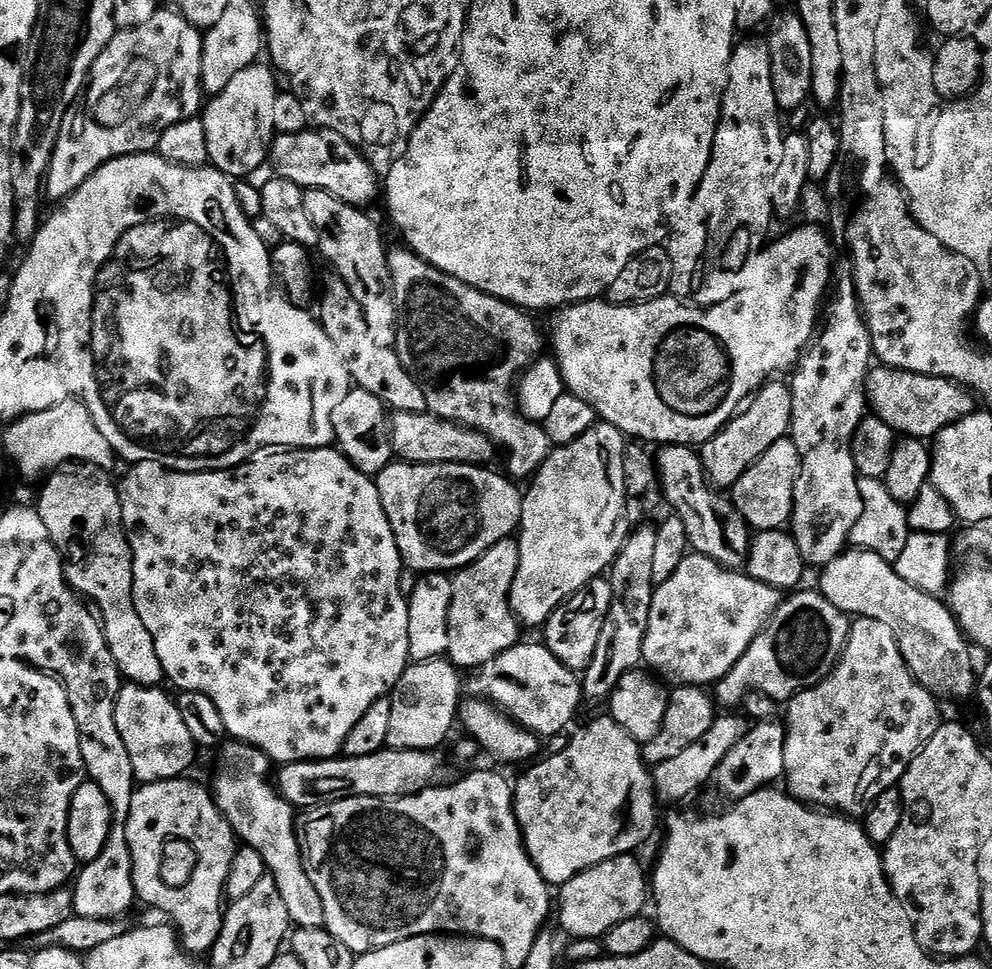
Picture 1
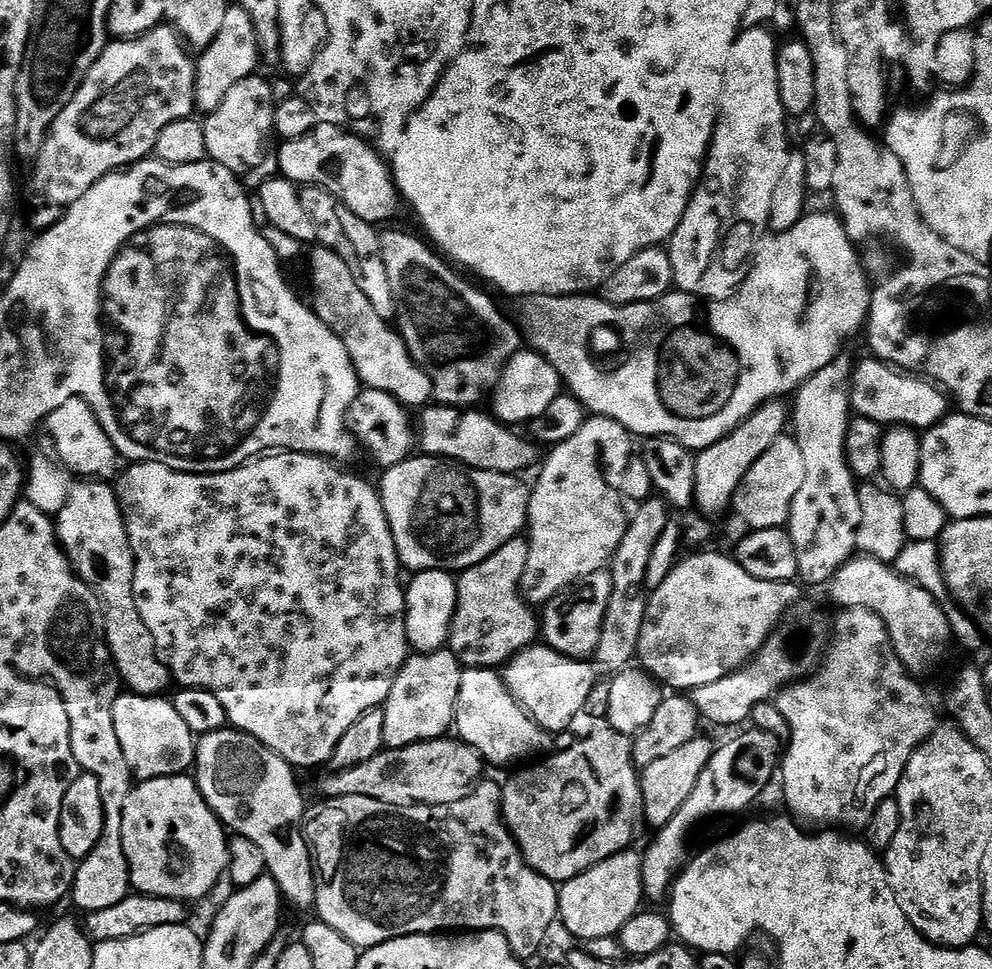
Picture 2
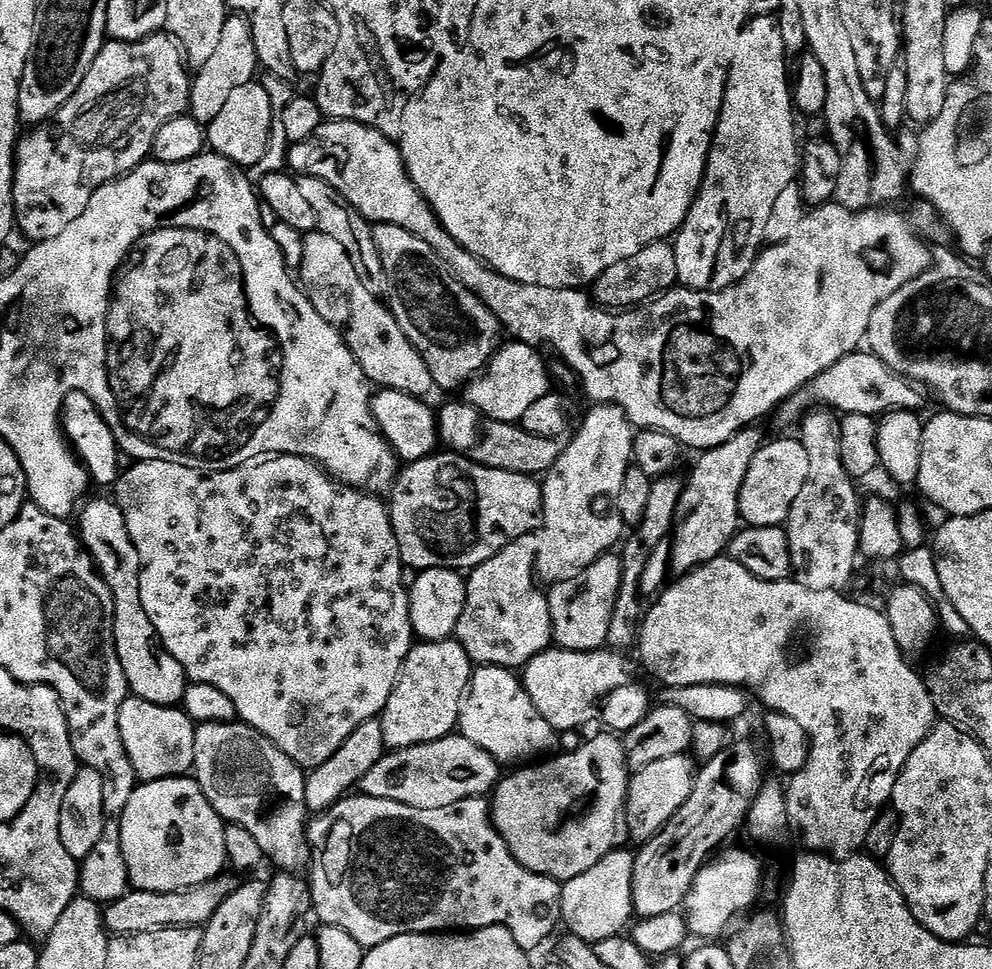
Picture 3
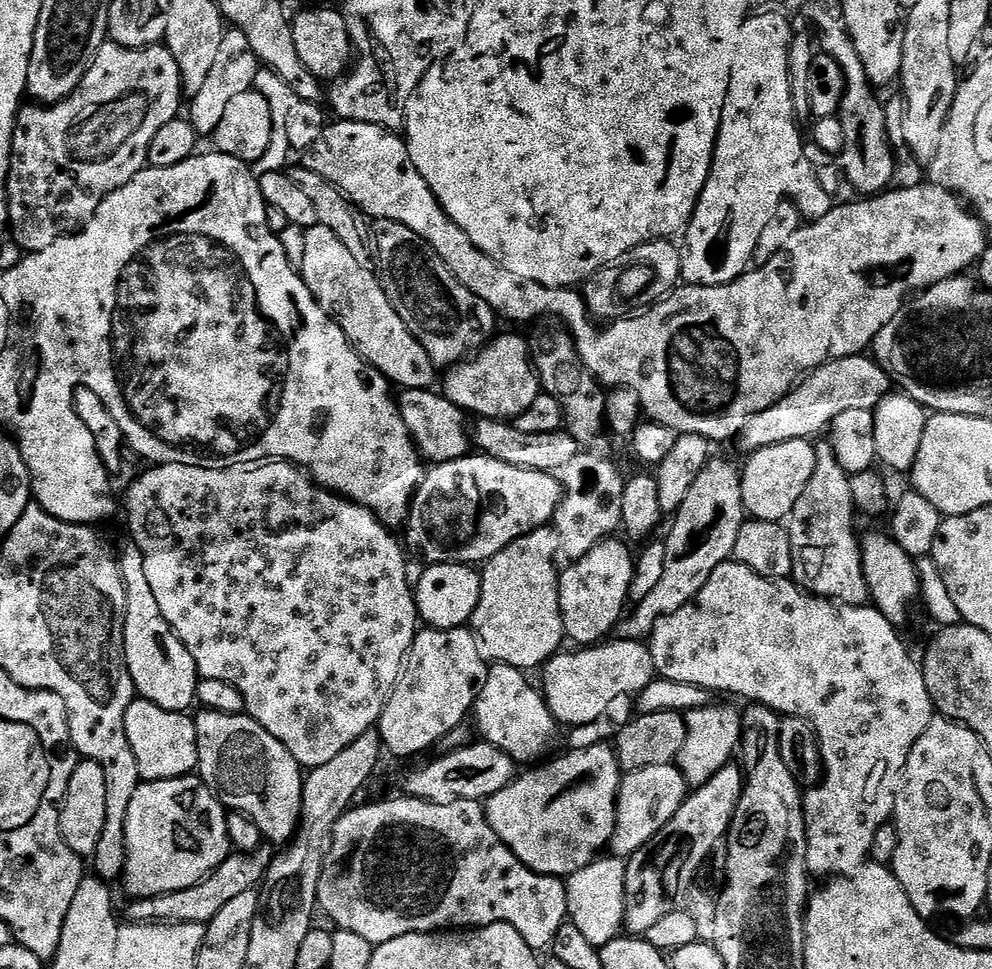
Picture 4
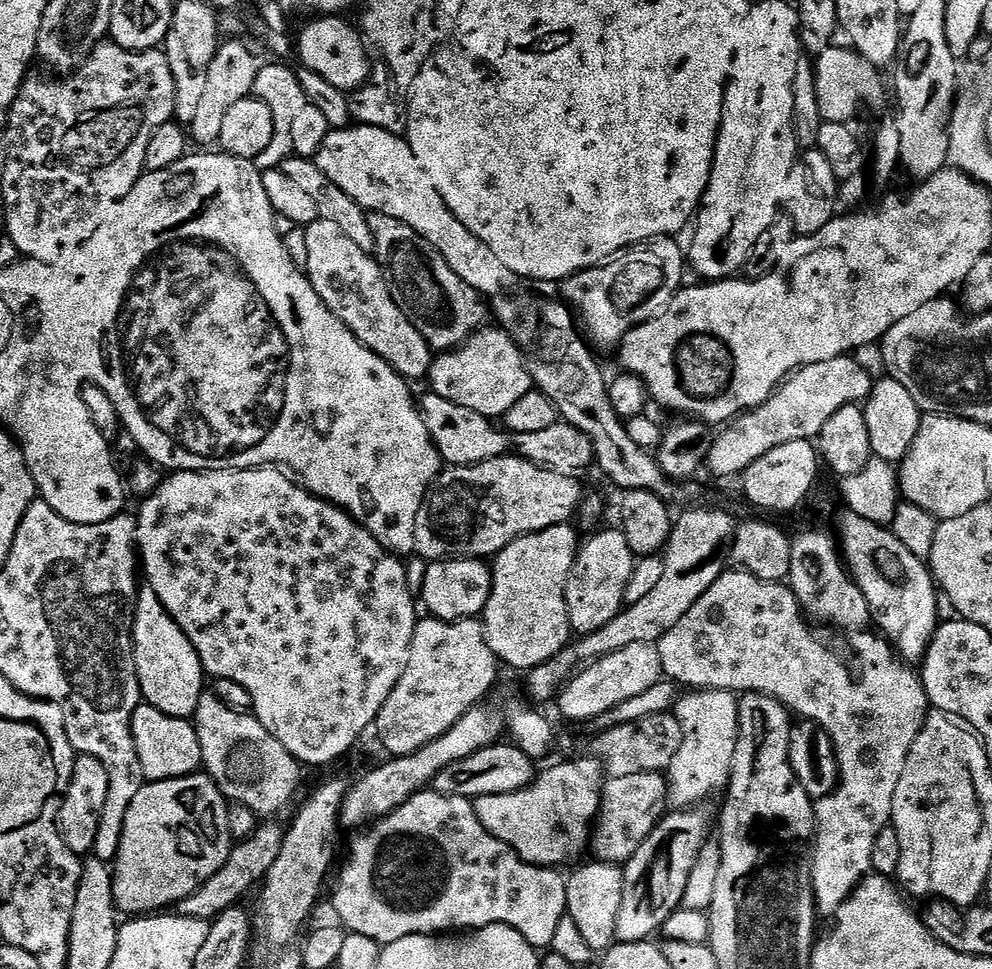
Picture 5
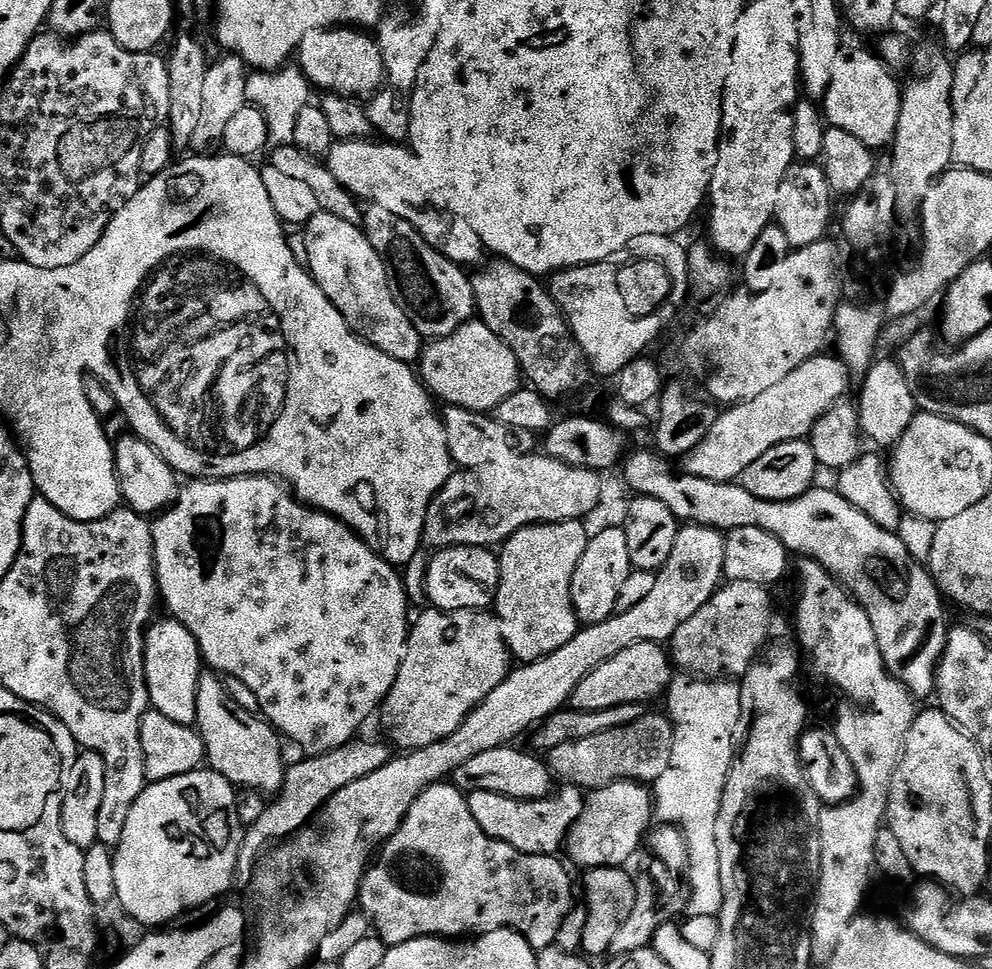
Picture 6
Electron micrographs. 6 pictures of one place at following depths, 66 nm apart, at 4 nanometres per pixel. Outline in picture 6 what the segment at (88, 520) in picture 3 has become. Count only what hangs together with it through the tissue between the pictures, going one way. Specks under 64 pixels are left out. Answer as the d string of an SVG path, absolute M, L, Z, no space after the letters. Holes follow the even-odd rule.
M157 619L149 627L144 642L144 665L148 683L148 703L155 711L166 714L173 722L189 726L196 723L198 682L202 675L202 661L198 642L186 626L178 621Z

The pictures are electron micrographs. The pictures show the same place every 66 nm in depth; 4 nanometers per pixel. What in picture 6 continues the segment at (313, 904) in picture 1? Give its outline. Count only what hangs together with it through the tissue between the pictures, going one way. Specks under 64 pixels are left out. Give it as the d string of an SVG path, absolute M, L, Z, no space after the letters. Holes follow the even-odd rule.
M211 670L205 671L198 682L194 727L204 743L206 760L211 771L222 774L240 790L261 794L275 794L280 791L286 767L284 752L280 749L281 737L257 713L242 710L242 706L238 706L238 702L230 698L227 683Z

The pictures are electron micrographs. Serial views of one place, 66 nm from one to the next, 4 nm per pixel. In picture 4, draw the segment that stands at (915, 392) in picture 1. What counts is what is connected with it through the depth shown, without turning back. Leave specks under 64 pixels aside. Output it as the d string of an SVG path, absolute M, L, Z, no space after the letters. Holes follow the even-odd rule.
M861 354L838 358L808 373L792 391L788 392L778 402L774 402L774 406L762 410L762 414L756 414L754 418L750 418L750 421L737 436L736 442L740 444L744 454L751 454L766 446L778 446L778 442L794 442L795 440L816 438L816 435L823 428L825 431L831 425L832 420L838 418L838 414L842 414L845 410L874 410L882 402L882 398L889 395L889 392L888 375L881 370L880 365L871 355Z

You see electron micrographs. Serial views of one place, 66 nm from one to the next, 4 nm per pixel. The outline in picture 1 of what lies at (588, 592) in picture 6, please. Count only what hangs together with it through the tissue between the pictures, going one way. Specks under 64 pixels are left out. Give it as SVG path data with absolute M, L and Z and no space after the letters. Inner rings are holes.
M597 578L589 582L582 590L578 590L554 614L550 614L547 624L543 625L542 643L544 647L562 662L570 671L583 674L594 658L594 649L598 646L598 638L602 634L602 622L606 622L606 614L610 614L612 587L607 579Z

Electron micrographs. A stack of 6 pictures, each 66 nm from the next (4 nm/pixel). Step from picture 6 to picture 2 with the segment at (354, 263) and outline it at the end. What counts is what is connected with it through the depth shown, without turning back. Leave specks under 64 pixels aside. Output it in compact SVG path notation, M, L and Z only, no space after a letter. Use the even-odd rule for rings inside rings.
M316 246L312 250L308 260L308 272L312 275L311 303L318 319L340 339L342 346L346 346L361 385L390 394L409 410L431 405L434 400L432 380L414 362L399 331L370 306L370 298L362 294L354 274L350 274L350 266L328 248Z

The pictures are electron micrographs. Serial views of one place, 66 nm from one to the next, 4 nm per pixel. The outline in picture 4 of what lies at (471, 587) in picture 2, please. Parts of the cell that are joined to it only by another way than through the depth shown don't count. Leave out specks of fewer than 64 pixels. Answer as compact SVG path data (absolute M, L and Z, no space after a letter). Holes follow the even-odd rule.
M555 527L539 528L506 546L483 565L480 572L481 597L470 621L470 630L476 635L478 650L485 661L509 664L521 670L539 669L561 651L565 643L562 606L560 605L560 572L556 560L560 556L560 535Z

